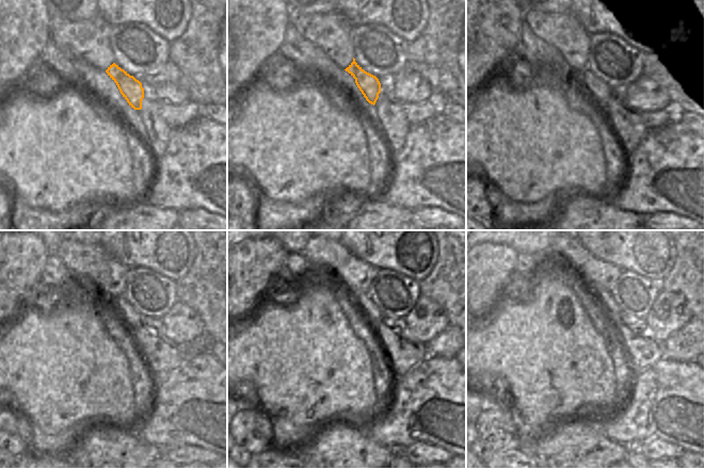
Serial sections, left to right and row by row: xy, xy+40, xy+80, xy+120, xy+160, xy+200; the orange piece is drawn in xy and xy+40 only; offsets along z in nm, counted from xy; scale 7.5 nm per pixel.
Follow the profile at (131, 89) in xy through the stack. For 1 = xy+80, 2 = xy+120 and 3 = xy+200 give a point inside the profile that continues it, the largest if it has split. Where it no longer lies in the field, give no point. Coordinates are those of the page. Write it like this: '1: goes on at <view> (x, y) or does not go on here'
1: goes on at xy+80 (592, 66)
2: goes on at xy+120 (133, 320)
3: goes on at xy+200 (604, 297)

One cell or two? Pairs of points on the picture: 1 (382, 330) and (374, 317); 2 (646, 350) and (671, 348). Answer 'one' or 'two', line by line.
1: two
2: two

